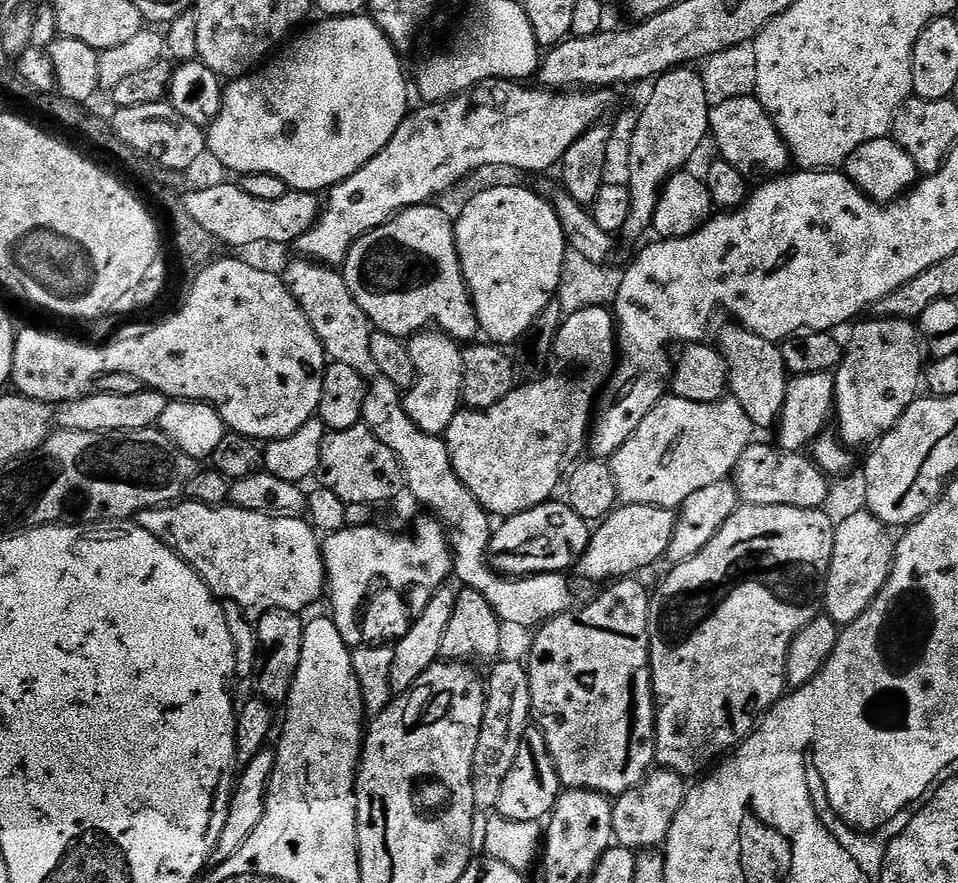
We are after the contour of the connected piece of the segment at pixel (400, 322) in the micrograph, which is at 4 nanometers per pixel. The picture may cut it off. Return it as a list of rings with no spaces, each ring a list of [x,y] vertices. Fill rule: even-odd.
[[[432,207],[406,208],[387,220],[381,228],[376,228],[357,240],[342,265],[344,281],[346,286],[350,286],[350,294],[354,294],[354,302],[362,306],[377,332],[411,338],[416,333],[435,326],[457,342],[472,342],[480,332],[480,323],[476,317],[476,307],[472,304],[472,296],[468,292],[468,283],[462,274],[456,249],[454,220],[442,209]]]

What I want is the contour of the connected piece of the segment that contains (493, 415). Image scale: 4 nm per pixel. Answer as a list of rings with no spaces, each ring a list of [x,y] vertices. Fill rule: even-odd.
[[[604,306],[584,308],[576,313],[565,315],[559,330],[556,331],[554,355],[551,357],[550,363],[552,363],[552,373],[549,376],[544,376],[541,380],[534,381],[533,384],[521,383],[513,388],[510,394],[506,394],[506,398],[502,398],[502,402],[498,402],[489,408],[468,408],[467,410],[456,412],[454,414],[454,422],[450,422],[450,426],[445,430],[442,437],[444,443],[448,446],[450,462],[458,474],[458,478],[464,483],[466,490],[470,490],[470,494],[474,494],[474,498],[484,507],[485,512],[493,517],[507,518],[509,516],[517,516],[519,512],[525,512],[539,504],[549,503],[555,497],[552,495],[555,494],[556,487],[559,484],[561,487],[562,481],[565,479],[566,469],[564,470],[563,464],[567,462],[568,456],[578,455],[583,448],[585,451],[586,441],[589,439],[590,429],[594,423],[594,409],[597,407],[600,393],[608,385],[608,380],[612,377],[612,371],[614,371],[618,363],[618,337],[616,335],[615,315]]]

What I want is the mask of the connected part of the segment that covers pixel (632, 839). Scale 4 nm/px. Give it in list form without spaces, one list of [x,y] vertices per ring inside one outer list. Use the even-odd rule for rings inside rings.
[[[662,767],[649,772],[637,788],[615,797],[612,806],[614,814],[612,834],[615,843],[619,847],[633,850],[660,848],[668,839],[670,826],[674,826],[674,814],[678,814],[688,790],[689,785],[685,777],[677,772]]]

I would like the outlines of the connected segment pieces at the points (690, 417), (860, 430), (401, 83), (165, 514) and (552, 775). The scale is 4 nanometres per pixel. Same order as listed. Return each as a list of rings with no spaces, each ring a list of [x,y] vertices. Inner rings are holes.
[[[669,395],[642,418],[642,426],[610,458],[619,499],[626,504],[679,509],[694,490],[731,477],[738,458],[742,458],[742,450],[753,443],[752,435],[750,418],[746,418],[746,410],[742,410],[737,400],[685,404],[677,396]]]
[[[861,319],[855,325],[857,328],[853,330],[848,344],[846,340],[844,359],[840,361],[839,368],[834,372],[836,378],[834,424],[840,427],[839,439],[852,450],[856,450],[859,444],[875,445],[900,421],[902,414],[906,414],[906,410],[921,395],[922,377],[926,372],[926,356],[922,351],[917,325],[913,321],[871,319]]]
[[[367,15],[337,16],[324,18],[321,21],[321,24],[314,25],[309,32],[301,31],[299,33],[301,36],[297,35],[279,53],[281,56],[277,60],[269,59],[259,70],[253,70],[246,76],[237,76],[225,87],[222,110],[212,127],[206,132],[207,151],[211,155],[212,152],[216,155],[216,160],[222,167],[229,168],[230,171],[236,172],[235,174],[250,172],[274,174],[274,178],[282,178],[282,182],[286,182],[289,189],[320,194],[325,190],[331,190],[334,185],[340,184],[346,178],[350,178],[350,174],[362,170],[362,166],[366,166],[366,162],[370,162],[370,158],[374,158],[374,154],[378,154],[378,150],[382,150],[382,146],[386,146],[386,142],[390,142],[390,138],[394,138],[394,130],[398,130],[398,126],[410,111],[410,105],[408,105],[410,80],[409,77],[408,80],[404,77],[404,68],[400,65],[401,53],[390,43],[388,35],[377,26],[376,21]]]
[[[187,498],[167,506],[147,508],[136,513],[136,524],[150,530],[206,582],[208,589],[221,601],[232,600],[249,618],[265,616],[267,612],[303,613],[303,608],[323,601],[328,575],[324,569],[321,537],[304,518],[274,518],[231,506],[211,508]]]
[[[535,726],[524,731],[522,746],[518,746],[518,758],[514,758],[514,766],[510,766],[510,774],[506,774],[506,782],[502,782],[502,790],[498,793],[495,811],[502,818],[514,822],[540,822],[552,815],[562,785],[554,758],[550,758],[550,750],[546,746],[546,738]]]

